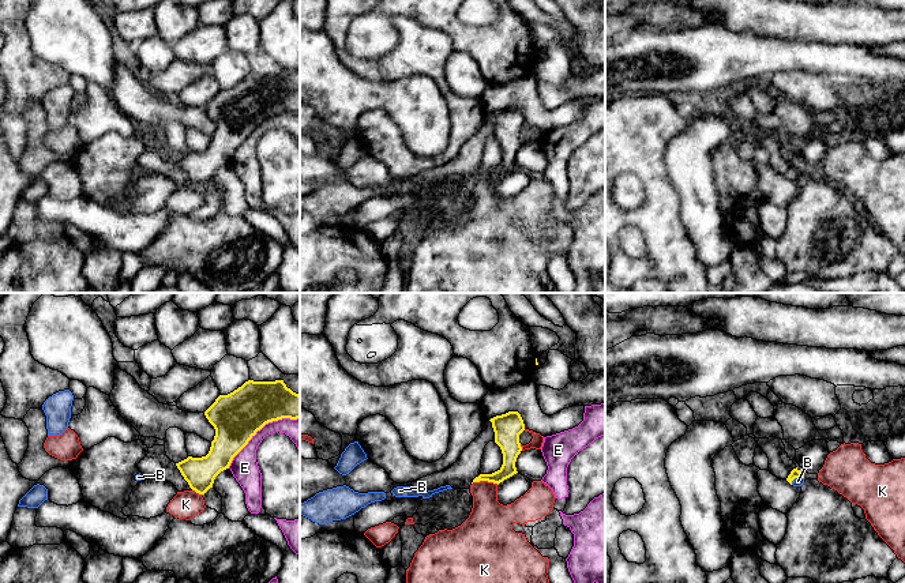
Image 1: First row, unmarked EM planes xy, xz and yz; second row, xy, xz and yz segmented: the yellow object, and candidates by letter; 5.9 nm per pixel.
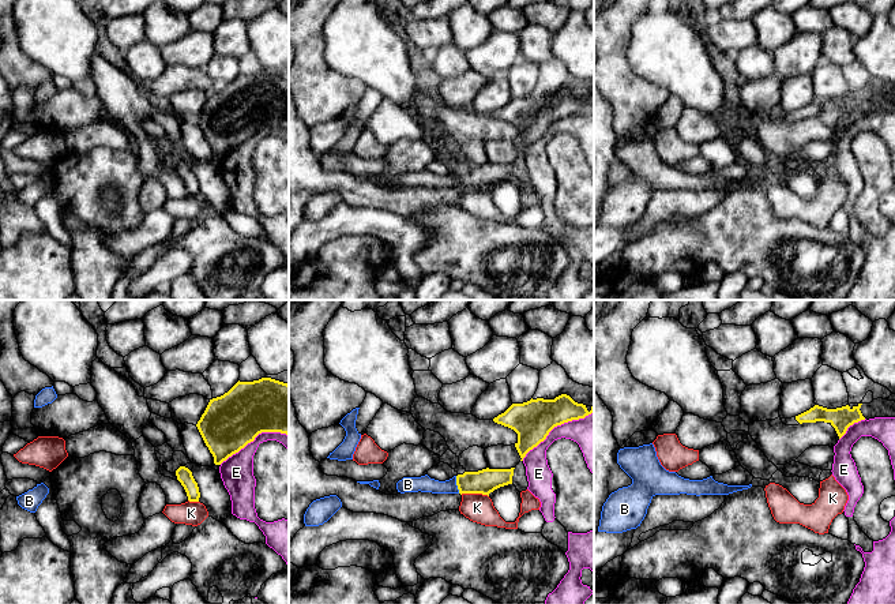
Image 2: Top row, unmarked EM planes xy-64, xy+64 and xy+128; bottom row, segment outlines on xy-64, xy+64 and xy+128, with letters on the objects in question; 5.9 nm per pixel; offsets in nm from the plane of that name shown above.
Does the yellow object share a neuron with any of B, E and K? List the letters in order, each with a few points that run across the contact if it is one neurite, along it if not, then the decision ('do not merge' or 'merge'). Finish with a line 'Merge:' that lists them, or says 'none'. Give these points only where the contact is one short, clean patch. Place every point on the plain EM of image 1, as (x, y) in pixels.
B: yz (795, 168), (796, 172), (798, 176) | merge
E: do not merge
K: do not merge
Merge: B

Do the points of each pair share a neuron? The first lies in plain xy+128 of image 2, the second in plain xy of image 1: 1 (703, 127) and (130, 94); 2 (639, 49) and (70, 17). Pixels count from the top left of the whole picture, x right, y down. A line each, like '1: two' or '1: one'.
1: two
2: one

